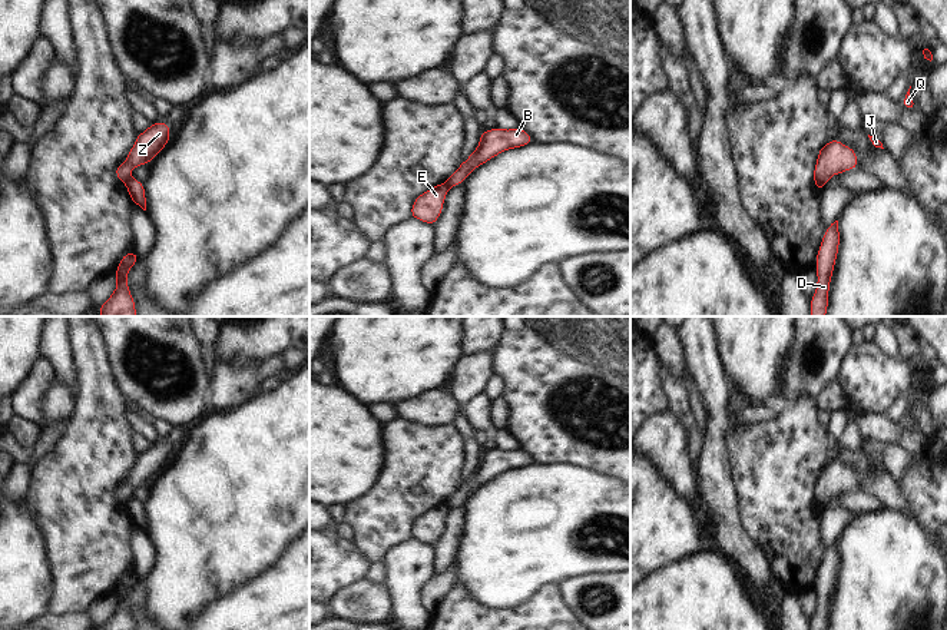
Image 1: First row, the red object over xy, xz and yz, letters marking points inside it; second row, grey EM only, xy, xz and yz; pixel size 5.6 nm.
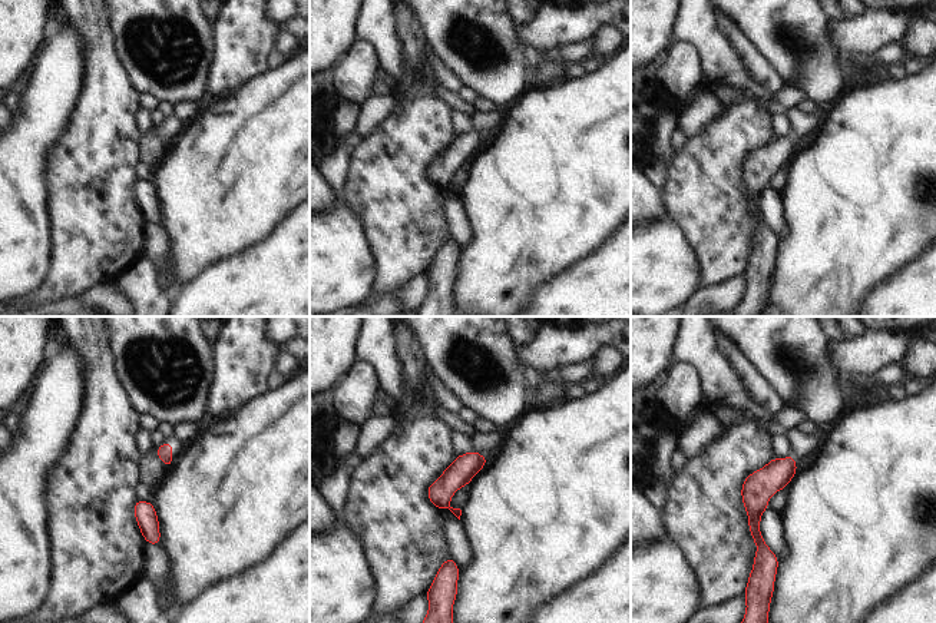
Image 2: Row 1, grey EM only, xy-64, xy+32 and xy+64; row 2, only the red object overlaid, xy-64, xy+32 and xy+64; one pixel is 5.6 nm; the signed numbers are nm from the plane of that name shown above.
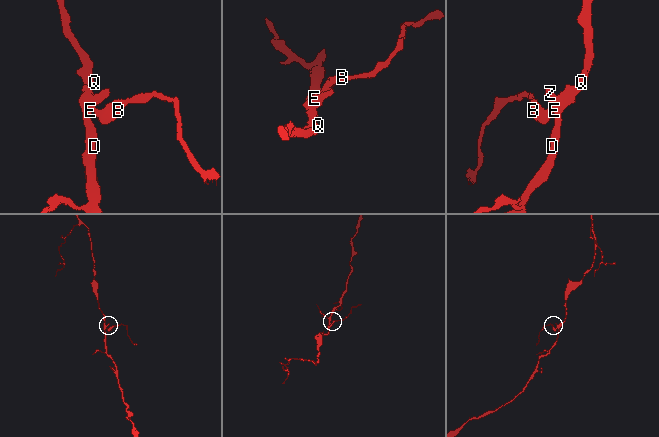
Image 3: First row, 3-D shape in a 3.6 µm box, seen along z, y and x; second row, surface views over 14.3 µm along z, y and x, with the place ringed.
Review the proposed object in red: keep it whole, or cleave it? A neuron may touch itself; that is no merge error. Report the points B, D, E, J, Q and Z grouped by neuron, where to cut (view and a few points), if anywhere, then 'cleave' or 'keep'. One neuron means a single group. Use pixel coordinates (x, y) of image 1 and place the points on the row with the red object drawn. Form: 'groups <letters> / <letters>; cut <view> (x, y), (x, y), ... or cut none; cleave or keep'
groups B / D E J Q Z; cut xy (131, 178), (125, 183); cleave

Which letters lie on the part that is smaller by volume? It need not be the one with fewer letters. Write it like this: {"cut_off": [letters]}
{"cut_off": ["B"]}

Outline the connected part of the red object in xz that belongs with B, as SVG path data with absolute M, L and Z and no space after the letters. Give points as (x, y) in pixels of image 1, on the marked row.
M500 127L483 130L477 149L468 156L466 162L460 163L460 168L447 179L448 186L453 188L460 185L476 168L493 159L499 153L530 143L533 143L532 136L521 127L510 130Z

